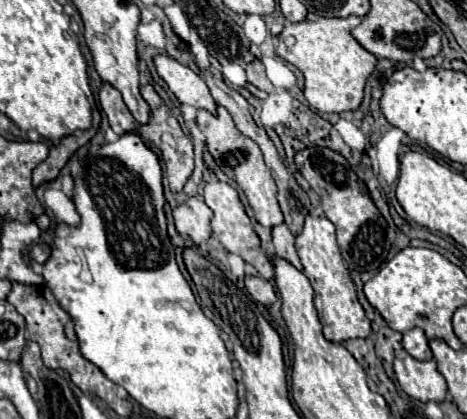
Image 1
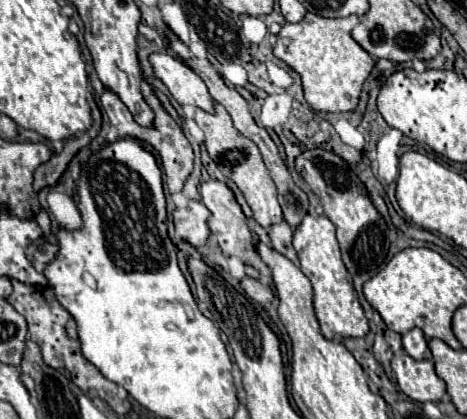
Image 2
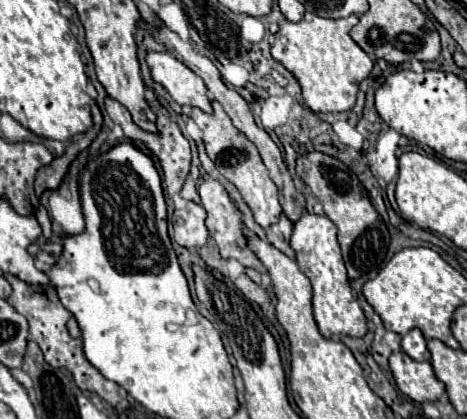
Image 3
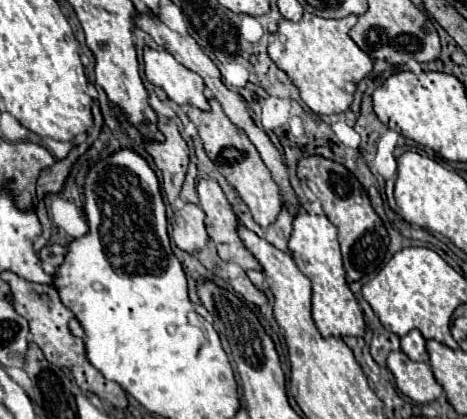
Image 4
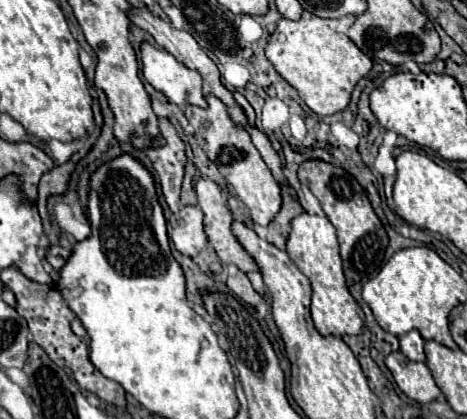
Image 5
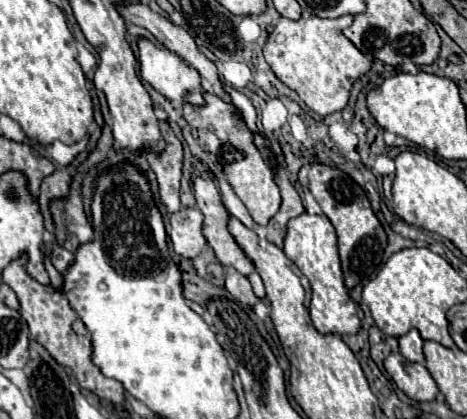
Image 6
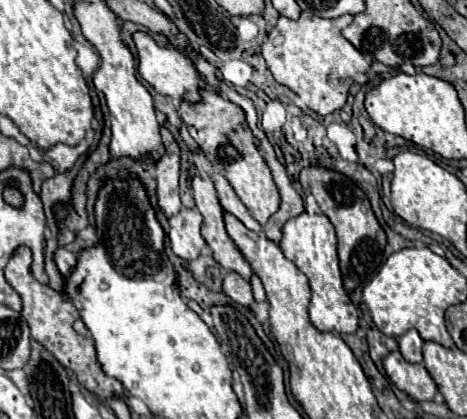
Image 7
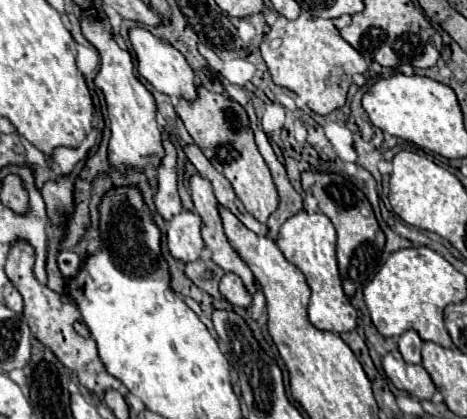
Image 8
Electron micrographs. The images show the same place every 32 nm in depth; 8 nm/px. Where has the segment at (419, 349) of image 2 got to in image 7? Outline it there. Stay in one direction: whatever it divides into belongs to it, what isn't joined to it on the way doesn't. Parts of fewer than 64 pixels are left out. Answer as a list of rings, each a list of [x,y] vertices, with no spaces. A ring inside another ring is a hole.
[[[414,328],[398,338],[400,354],[404,356],[406,362],[418,362],[418,364],[422,362],[422,344],[424,344],[424,340],[420,338],[420,334]]]

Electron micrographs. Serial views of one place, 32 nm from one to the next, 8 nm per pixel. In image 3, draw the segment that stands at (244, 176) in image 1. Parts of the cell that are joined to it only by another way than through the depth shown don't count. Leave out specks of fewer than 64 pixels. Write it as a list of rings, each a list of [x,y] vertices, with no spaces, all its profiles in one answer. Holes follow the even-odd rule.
[[[212,100],[212,108],[214,108],[212,114],[206,114],[198,108],[192,108],[192,114],[190,114],[190,118],[202,130],[206,154],[216,164],[220,174],[238,188],[244,202],[250,206],[250,210],[254,214],[254,220],[262,228],[268,228],[270,224],[278,222],[278,218],[282,214],[282,206],[278,202],[278,188],[276,188],[276,184],[272,184],[272,178],[268,176],[268,168],[264,168],[264,162],[260,160],[256,146],[232,124],[232,120],[226,116],[226,112],[222,110],[222,106],[216,100]]]

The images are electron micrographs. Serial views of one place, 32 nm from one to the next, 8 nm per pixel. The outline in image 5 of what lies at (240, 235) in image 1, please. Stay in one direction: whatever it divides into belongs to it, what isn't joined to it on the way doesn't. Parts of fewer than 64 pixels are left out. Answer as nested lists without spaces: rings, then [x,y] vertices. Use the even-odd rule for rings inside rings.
[[[198,178],[194,190],[198,206],[204,212],[204,232],[208,236],[208,242],[214,246],[220,262],[236,264],[244,274],[252,272],[256,268],[256,262],[252,260],[252,256],[248,256],[248,252],[244,252],[244,248],[240,248],[236,236],[232,236],[232,212],[228,210],[226,196],[222,194],[220,186],[208,178]]]

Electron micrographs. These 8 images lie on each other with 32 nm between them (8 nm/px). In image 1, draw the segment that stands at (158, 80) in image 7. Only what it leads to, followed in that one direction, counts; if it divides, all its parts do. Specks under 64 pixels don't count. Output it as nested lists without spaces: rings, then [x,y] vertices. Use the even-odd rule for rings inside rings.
[[[168,54],[154,56],[156,72],[168,84],[170,92],[176,96],[180,104],[190,104],[194,108],[204,108],[208,112],[216,112],[216,102],[210,96],[206,82],[192,68],[176,62]]]

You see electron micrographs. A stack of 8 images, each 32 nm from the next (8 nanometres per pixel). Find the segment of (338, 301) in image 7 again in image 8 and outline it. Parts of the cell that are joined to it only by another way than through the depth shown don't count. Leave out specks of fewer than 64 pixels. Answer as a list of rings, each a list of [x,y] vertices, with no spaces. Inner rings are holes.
[[[300,210],[296,216],[286,220],[276,238],[276,246],[284,254],[288,262],[292,262],[304,276],[310,286],[310,304],[308,304],[308,318],[318,330],[328,332],[350,332],[356,328],[358,312],[350,304],[348,296],[344,296],[340,274],[338,274],[338,262],[336,262],[336,230],[328,216],[316,212],[308,214]]]

